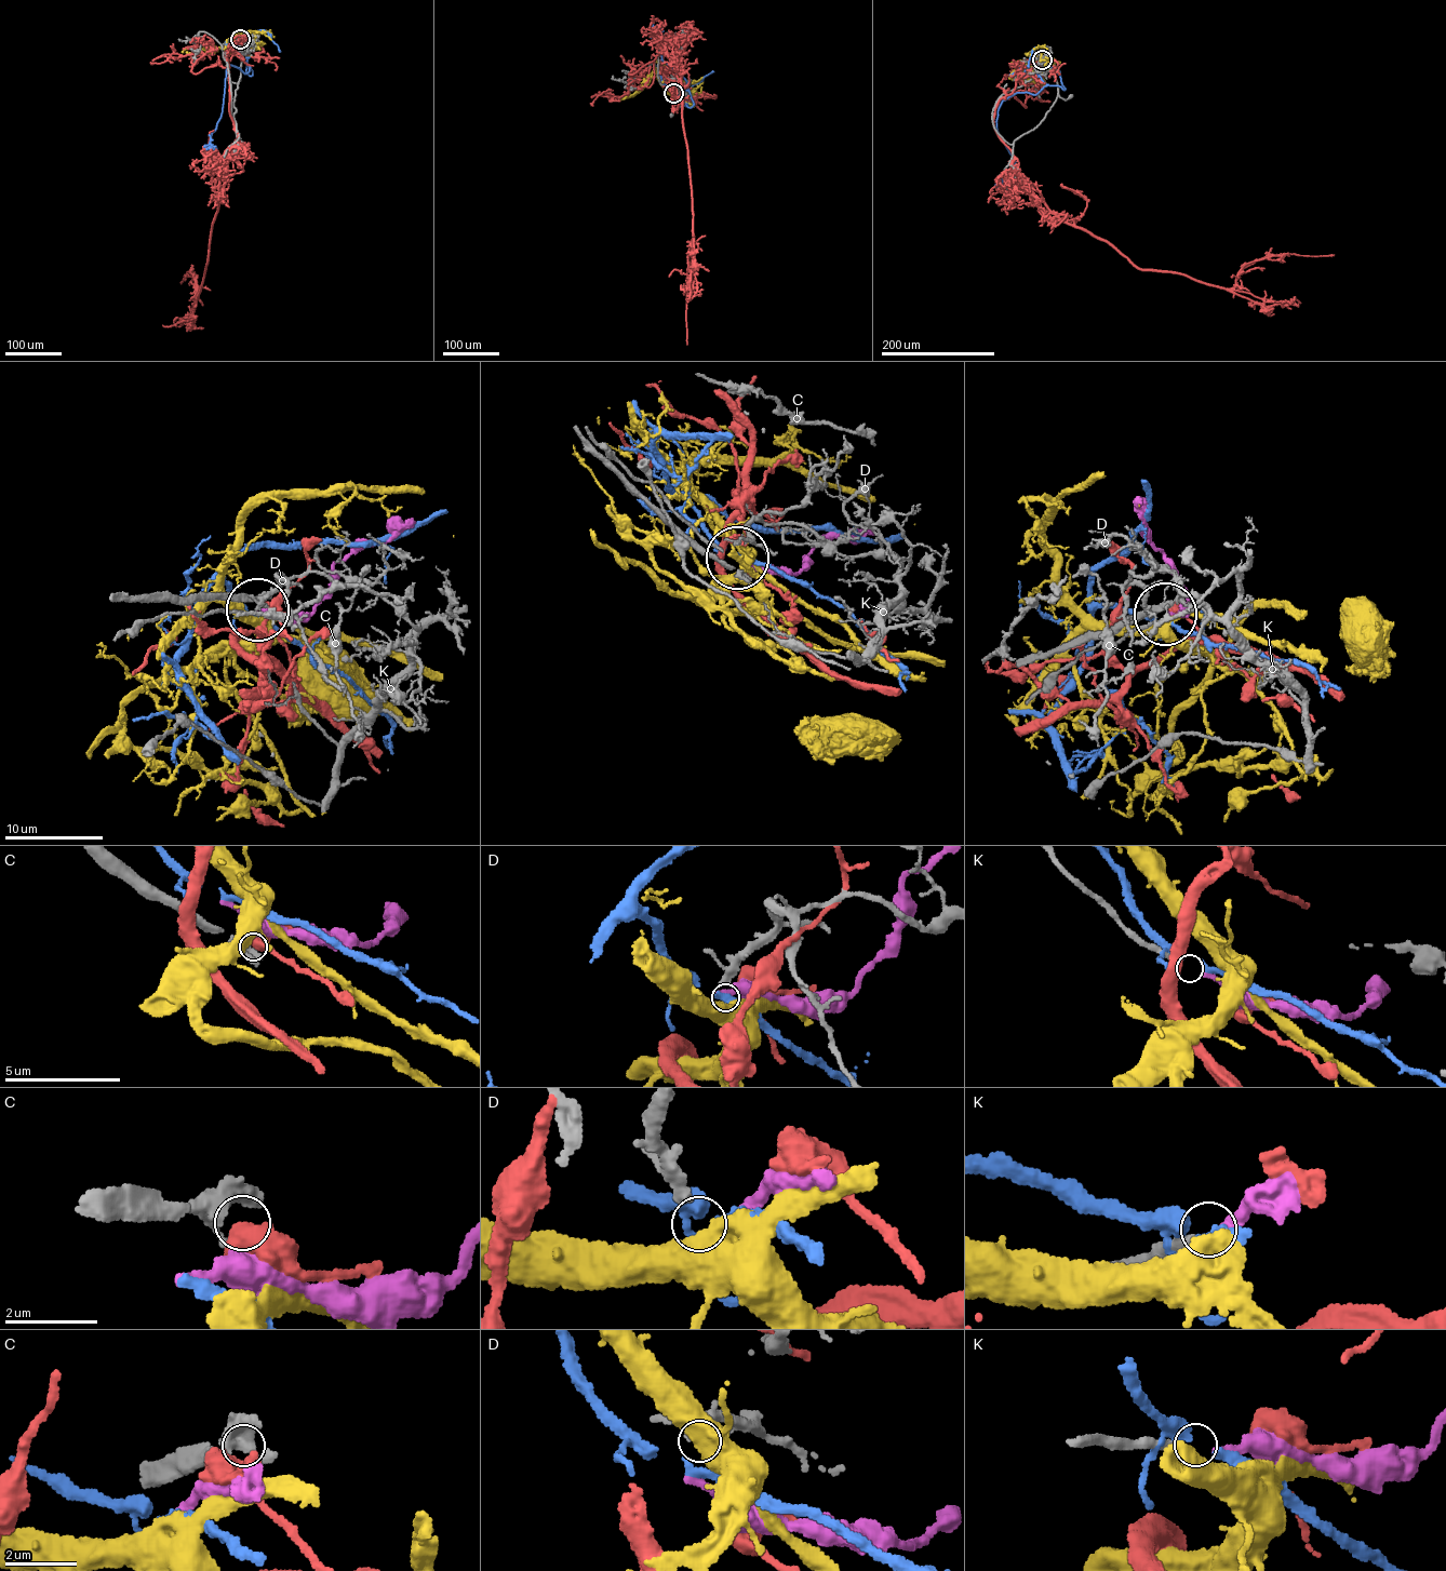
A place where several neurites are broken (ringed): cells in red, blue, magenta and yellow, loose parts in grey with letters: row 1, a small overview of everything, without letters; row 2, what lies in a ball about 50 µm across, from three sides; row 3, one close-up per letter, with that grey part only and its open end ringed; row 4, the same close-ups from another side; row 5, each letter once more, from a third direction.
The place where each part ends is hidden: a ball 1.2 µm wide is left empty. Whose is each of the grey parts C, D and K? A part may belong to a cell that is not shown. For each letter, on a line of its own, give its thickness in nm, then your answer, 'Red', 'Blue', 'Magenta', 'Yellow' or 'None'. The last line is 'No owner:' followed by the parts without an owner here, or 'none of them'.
C: Thickness 360 nm. None
D: Thickness 220 nm. Yellow
K: Thickness 200 nm. Magenta
No owner: C

